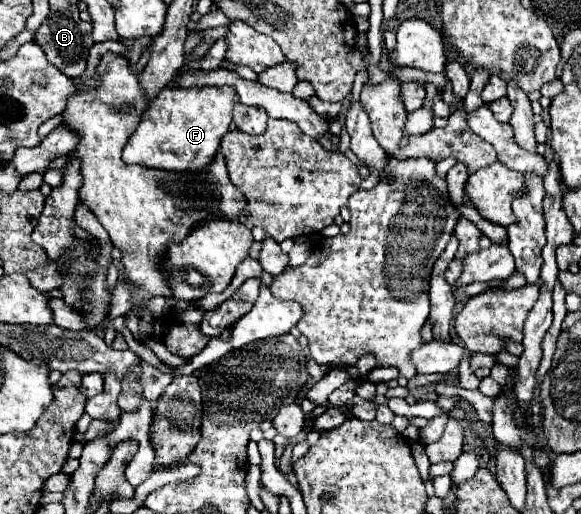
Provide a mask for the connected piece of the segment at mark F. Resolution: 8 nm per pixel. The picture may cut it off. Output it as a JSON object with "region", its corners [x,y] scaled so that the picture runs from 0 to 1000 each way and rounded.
{"region":[[[281,171],[246,222],[243,241],[212,292],[215,319],[243,319],[287,335],[343,335],[356,327],[373,296],[380,268],[394,257],[404,175],[384,171]]]}

